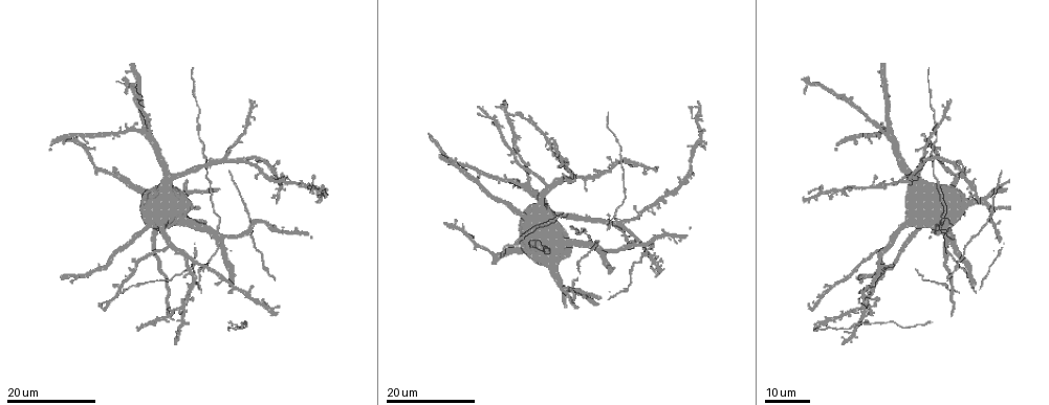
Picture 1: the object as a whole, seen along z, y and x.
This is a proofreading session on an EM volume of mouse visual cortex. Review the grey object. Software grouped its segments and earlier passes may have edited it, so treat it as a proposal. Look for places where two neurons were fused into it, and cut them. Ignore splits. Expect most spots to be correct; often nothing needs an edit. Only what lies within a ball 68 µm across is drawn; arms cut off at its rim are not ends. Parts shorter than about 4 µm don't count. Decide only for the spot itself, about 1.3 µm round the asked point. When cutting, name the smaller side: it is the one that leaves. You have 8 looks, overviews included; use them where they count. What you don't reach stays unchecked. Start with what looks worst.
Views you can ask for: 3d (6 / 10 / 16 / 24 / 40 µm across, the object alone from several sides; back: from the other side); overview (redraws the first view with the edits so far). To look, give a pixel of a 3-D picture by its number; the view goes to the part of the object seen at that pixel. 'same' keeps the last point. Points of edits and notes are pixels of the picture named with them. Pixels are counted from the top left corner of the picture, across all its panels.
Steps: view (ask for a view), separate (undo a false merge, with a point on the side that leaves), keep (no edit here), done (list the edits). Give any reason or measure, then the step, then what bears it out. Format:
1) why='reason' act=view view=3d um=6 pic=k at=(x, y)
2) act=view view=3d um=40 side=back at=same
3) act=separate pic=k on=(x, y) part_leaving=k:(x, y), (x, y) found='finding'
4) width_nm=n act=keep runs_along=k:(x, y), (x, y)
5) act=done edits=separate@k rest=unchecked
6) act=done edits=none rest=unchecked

act=view view=3d um=16 pic=1 at=(220, 229)

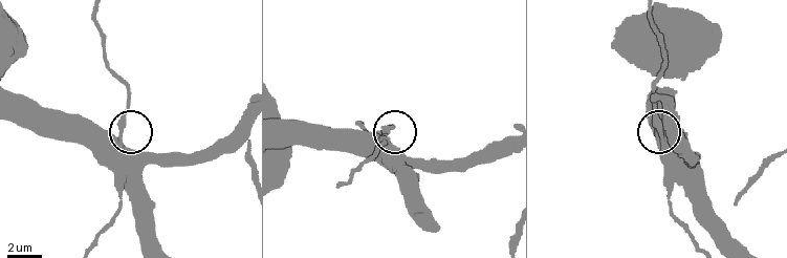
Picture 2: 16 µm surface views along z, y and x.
act=view view=3d um=6 pic=2 at=(660, 134)

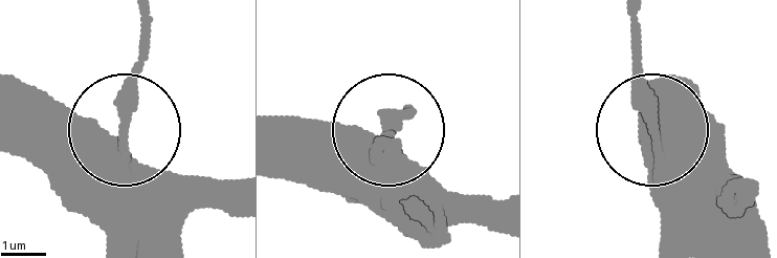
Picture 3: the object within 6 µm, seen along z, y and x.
act=view view=3d um=6 side=back pic=3 at=(653, 130)

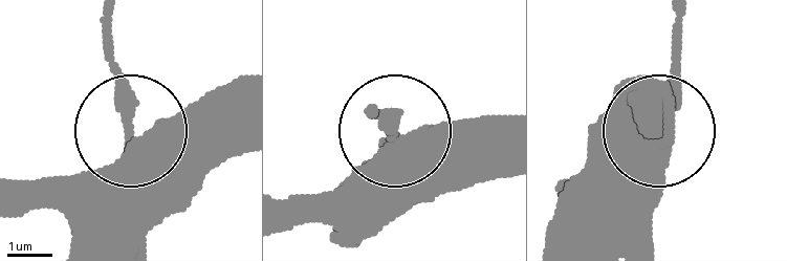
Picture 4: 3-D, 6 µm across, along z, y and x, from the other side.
side_arm_um=32 act=keep found='one neuron here'

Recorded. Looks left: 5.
act=view view=3d um=16 pic=1 at=(151, 281)

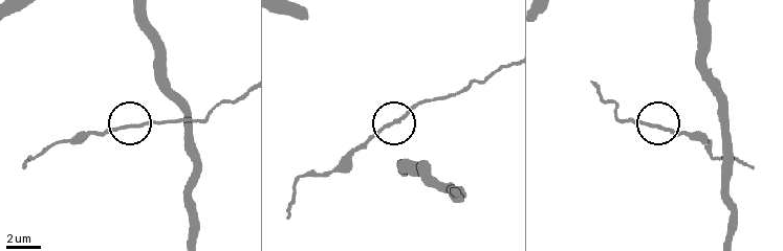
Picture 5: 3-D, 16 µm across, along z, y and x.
act=view view=3d um=10 pic=5 at=(656, 124)

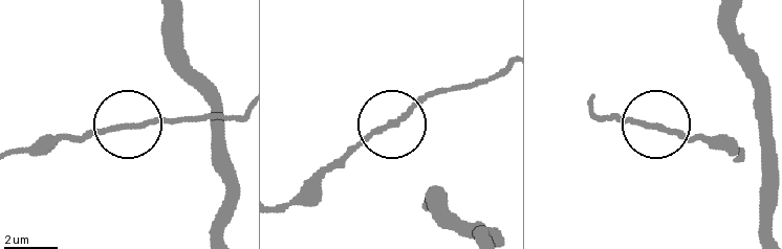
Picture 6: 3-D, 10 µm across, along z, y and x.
act=keep found='continuous, no second neuron'

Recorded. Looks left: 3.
why='looks like a crossing' act=view view=3d um=16 pic=1 at=(184, 307)

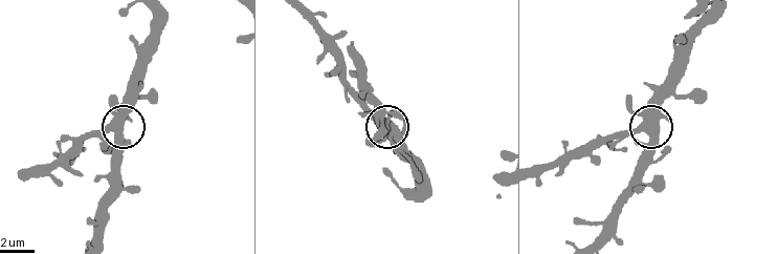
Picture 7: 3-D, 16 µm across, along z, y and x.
act=view view=3d um=10 pic=7 at=(647, 133)

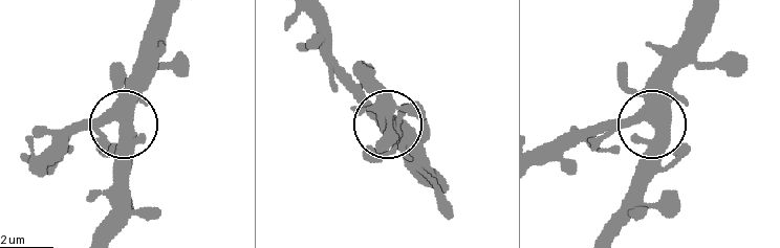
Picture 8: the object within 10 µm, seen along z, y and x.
width_nm=450 act=keep runs_along=8:(715, 9), (711, 30), (670, 84), (654, 131), (647, 189) found='all the same neuron'

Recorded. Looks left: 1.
act=done edits=none rest=unchecked

